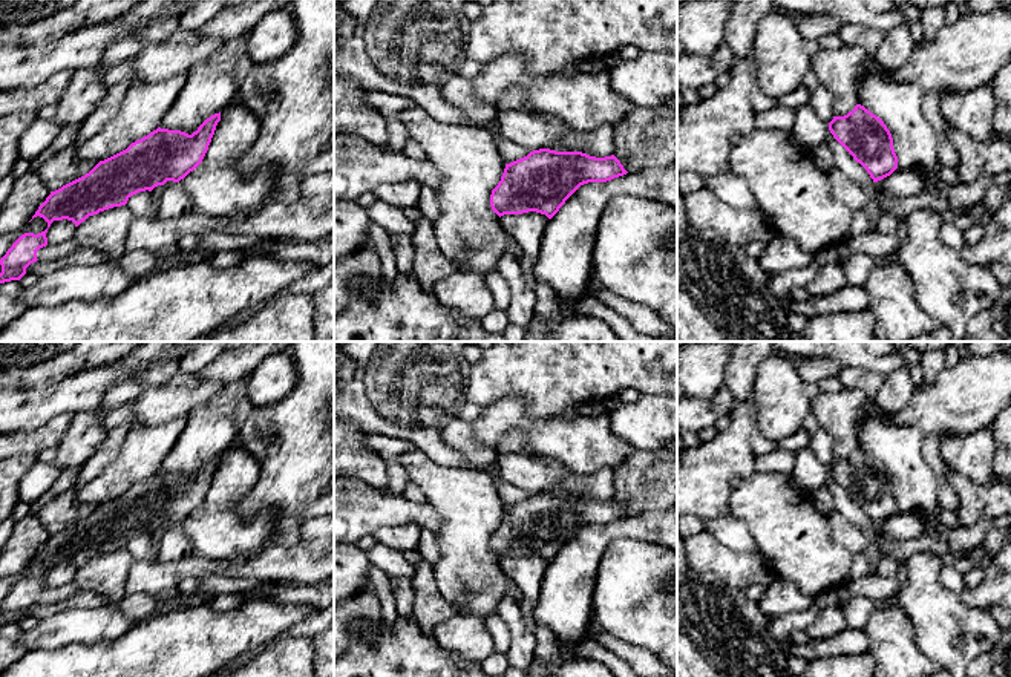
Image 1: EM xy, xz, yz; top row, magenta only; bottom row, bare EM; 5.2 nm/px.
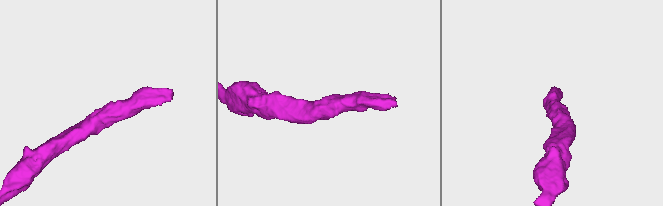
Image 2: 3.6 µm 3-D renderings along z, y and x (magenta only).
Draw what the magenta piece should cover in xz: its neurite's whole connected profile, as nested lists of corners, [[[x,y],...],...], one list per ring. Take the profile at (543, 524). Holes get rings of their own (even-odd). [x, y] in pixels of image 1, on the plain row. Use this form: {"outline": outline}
{"outline": [[[539,492],[506,507],[501,524],[492,533],[490,550],[499,561],[536,554],[551,562],[581,528],[627,516],[614,498],[596,501],[582,495]]]}

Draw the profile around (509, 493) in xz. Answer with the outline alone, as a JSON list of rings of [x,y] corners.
[[[498,463],[479,466],[478,469],[486,469],[492,473],[496,489],[499,492],[499,496],[501,496],[502,502],[506,504],[506,507],[521,502],[530,496],[528,492],[510,484],[509,481],[506,481],[501,476]]]

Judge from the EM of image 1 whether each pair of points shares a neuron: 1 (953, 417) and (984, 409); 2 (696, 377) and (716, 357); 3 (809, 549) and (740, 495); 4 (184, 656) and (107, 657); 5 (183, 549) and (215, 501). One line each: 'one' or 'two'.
1: one
2: one
3: one
4: one
5: two

